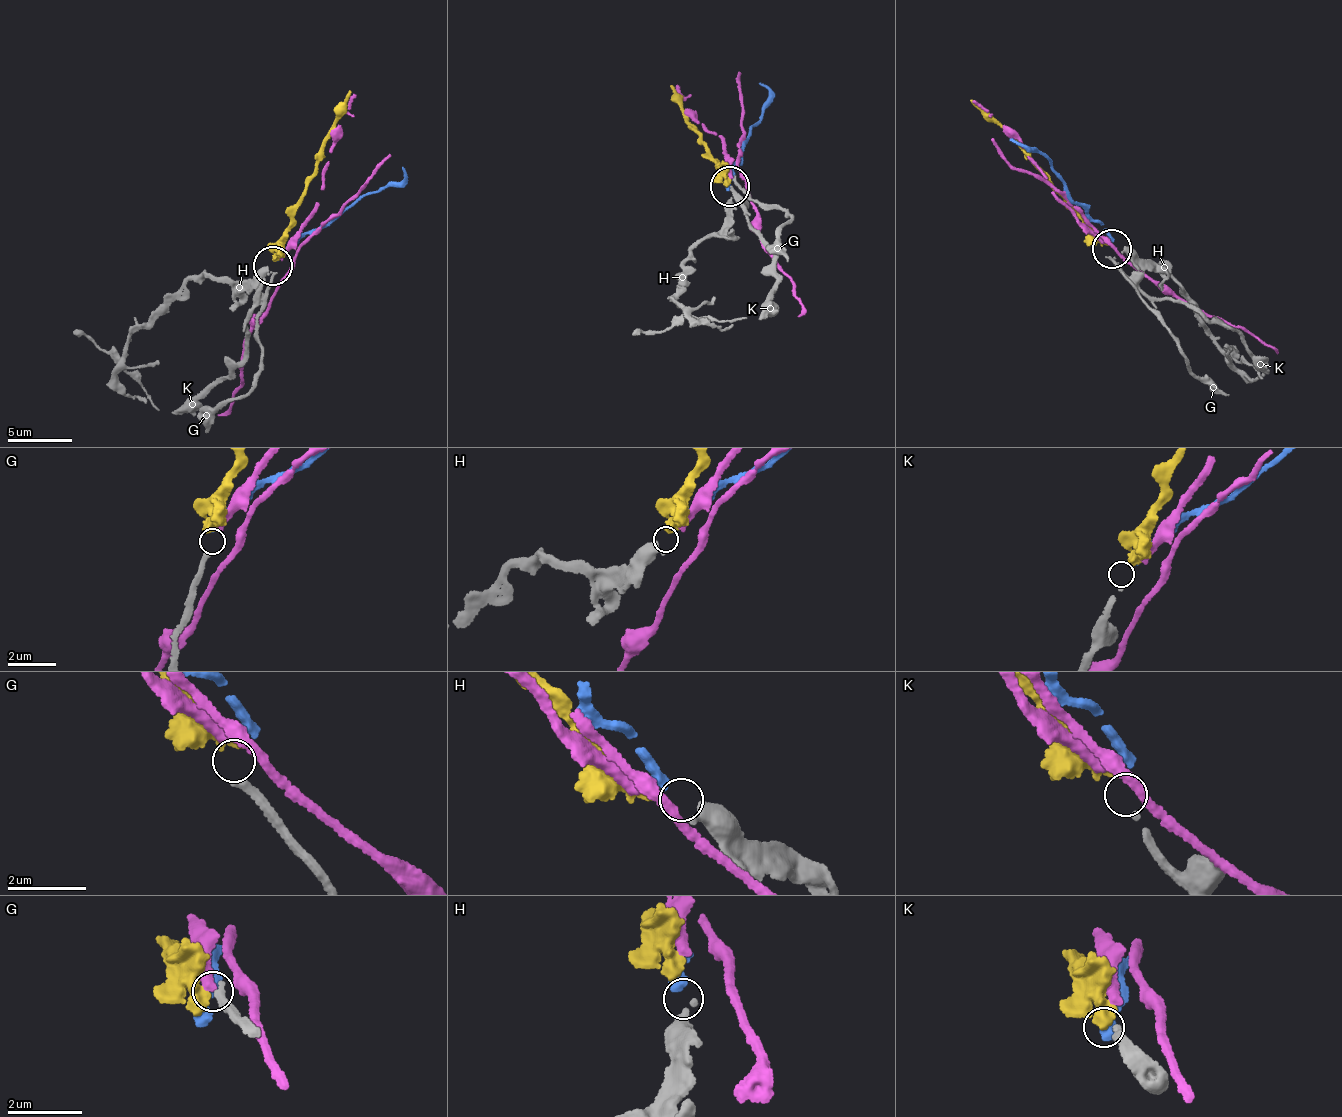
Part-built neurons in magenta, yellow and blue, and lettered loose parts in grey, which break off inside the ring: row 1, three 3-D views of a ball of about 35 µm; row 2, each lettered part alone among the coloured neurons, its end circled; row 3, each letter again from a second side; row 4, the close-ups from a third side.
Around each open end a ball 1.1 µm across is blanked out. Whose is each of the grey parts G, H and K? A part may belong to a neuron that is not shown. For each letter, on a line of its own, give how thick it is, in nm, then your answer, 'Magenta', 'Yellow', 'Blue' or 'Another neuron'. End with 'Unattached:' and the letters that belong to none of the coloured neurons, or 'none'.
G: Thickness 200 nm. Magenta
H: Thickness 280 nm. Blue
K: Thickness 160 nm. Yellow
Unattached: none

